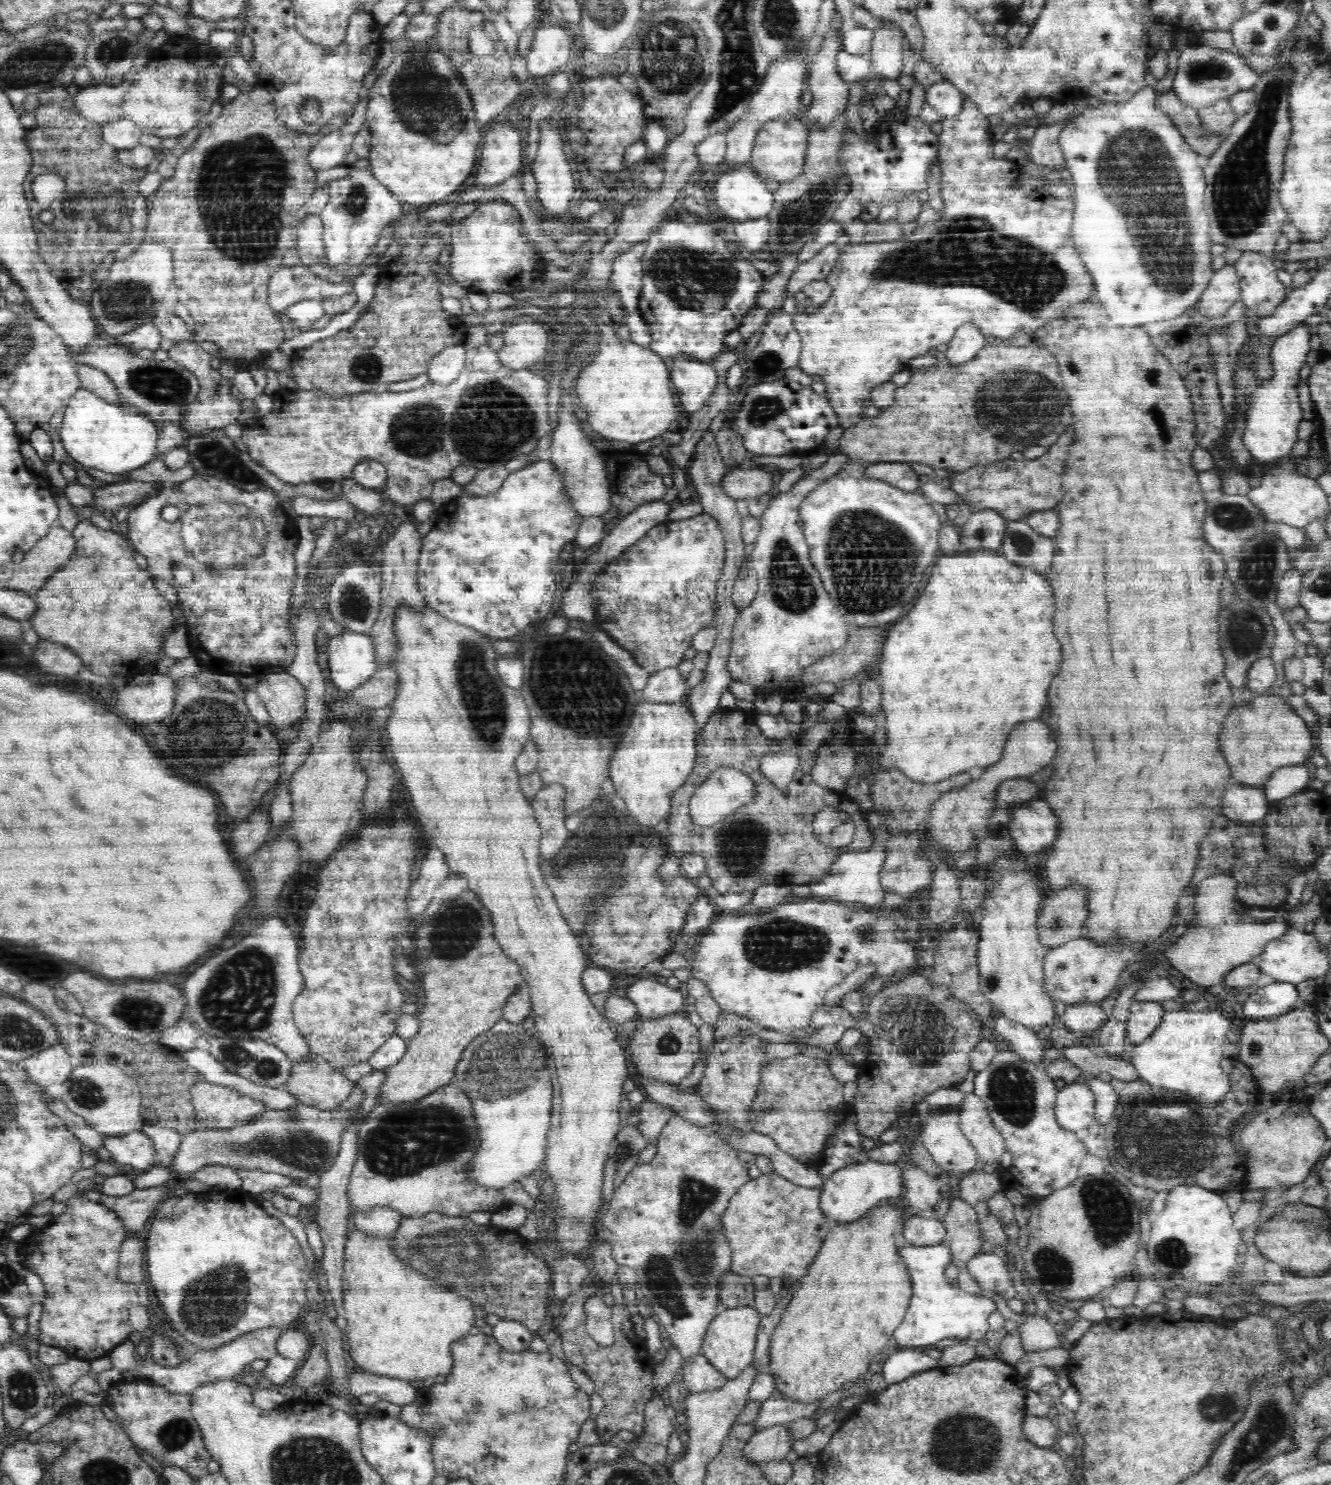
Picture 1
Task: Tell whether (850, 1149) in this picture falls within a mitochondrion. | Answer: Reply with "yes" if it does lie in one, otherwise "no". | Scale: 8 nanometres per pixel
no

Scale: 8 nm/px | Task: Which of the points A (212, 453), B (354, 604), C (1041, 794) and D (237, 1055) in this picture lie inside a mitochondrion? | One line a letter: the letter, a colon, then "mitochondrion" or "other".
A: mitochondrion
B: mitochondrion
C: other
D: mitochondrion

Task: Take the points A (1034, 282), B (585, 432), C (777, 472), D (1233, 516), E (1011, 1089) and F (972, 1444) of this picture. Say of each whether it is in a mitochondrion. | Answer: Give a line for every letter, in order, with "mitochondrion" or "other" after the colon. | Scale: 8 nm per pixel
A: mitochondrion
B: other
C: other
D: mitochondrion
E: mitochondrion
F: mitochondrion

